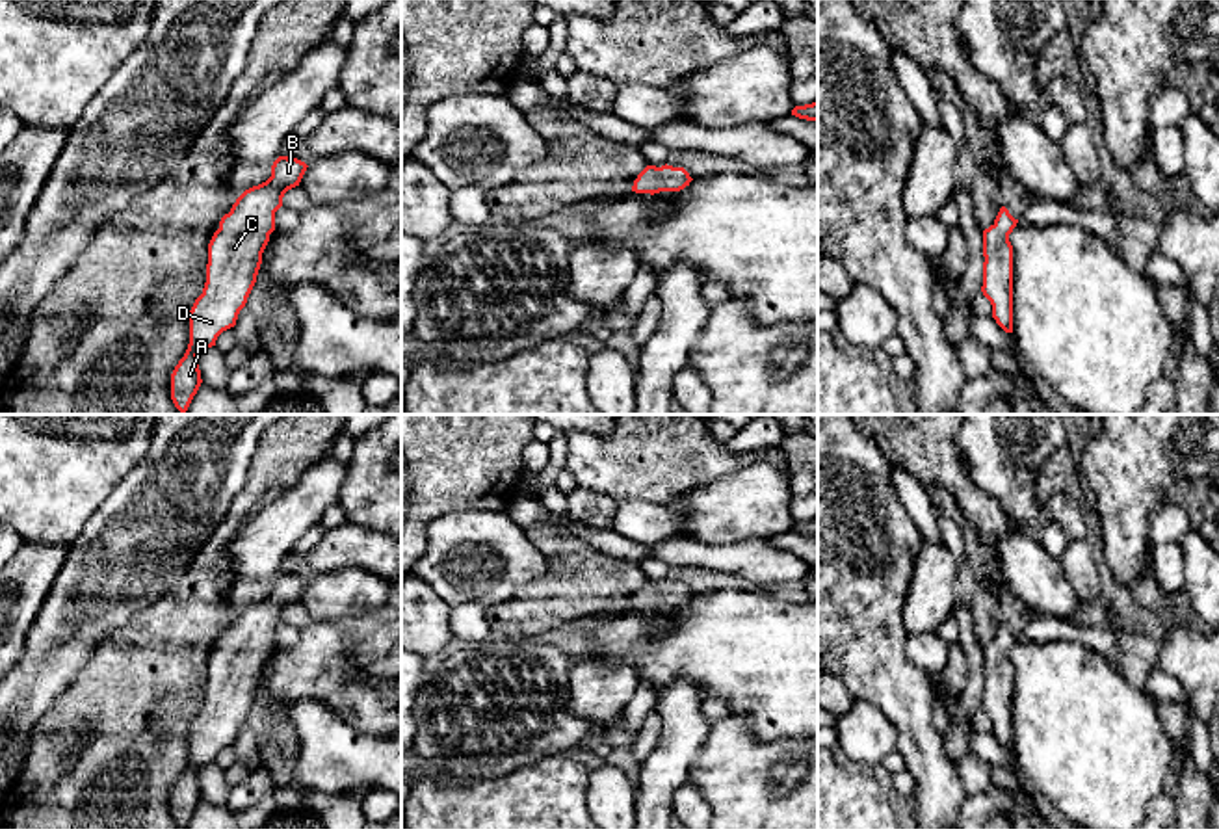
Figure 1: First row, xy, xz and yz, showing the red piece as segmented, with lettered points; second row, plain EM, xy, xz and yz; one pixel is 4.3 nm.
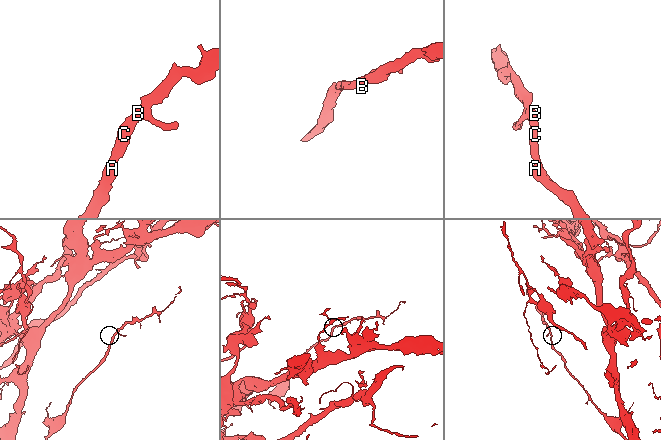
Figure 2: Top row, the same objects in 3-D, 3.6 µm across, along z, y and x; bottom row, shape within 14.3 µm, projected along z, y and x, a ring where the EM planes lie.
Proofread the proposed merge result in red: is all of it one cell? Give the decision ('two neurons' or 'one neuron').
one neuron

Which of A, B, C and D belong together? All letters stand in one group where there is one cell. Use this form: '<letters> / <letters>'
A B C D

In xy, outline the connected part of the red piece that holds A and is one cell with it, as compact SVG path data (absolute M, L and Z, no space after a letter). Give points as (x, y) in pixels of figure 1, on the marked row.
M279 156L271 177L245 190L221 217L208 243L203 294L190 310L190 344L171 374L171 400L182 414L203 383L197 355L236 325L275 230L275 212L282 206L284 193L299 186L307 167L297 158Z

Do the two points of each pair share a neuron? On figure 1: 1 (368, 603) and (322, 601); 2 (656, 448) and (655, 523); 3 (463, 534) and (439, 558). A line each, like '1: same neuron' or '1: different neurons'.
1: same neuron
2: different neurons
3: same neuron

